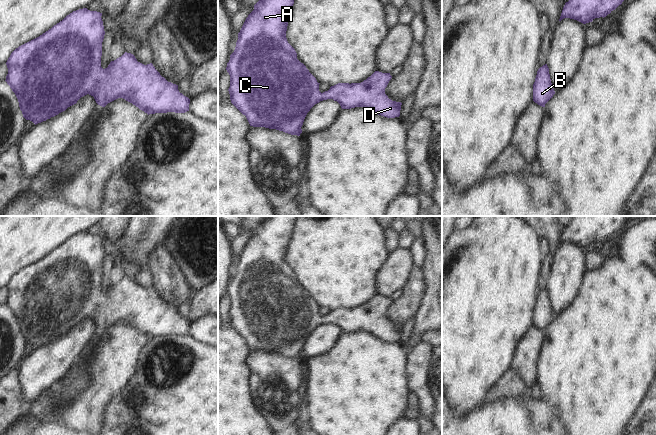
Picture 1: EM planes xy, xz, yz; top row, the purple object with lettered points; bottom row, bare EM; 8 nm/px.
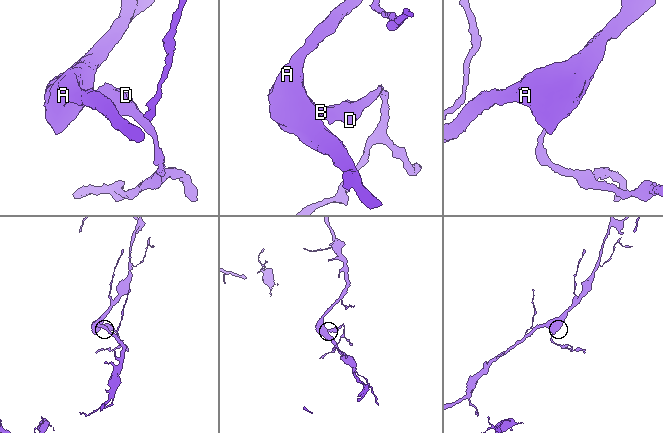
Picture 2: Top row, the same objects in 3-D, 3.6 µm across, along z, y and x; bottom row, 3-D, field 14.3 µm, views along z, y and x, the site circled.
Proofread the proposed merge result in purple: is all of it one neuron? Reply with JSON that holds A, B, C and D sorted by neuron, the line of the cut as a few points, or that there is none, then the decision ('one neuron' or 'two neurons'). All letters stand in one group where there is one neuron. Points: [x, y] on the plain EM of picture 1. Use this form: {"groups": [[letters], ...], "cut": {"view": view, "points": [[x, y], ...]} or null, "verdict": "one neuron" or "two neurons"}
{"groups": [["A", "B", "C", "D"]], "cut": null, "verdict": "one neuron"}

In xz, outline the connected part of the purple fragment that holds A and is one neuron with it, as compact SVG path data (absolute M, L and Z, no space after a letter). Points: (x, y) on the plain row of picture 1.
M269 216L255 229L254 234L246 242L240 256L234 276L230 279L226 294L230 299L228 313L231 327L246 340L250 350L276 353L291 359L300 360L302 349L307 337L317 327L327 323L337 325L342 333L363 331L374 337L395 342L400 340L401 326L392 325L385 318L392 300L390 297L375 295L361 307L338 307L331 310L328 315L321 317L316 302L306 290L297 283L295 273L288 267L286 255L294 224L297 216Z

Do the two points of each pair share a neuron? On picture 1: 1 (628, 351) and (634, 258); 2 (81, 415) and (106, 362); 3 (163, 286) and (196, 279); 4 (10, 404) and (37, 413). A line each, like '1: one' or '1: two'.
1: two
2: one
3: two
4: two

